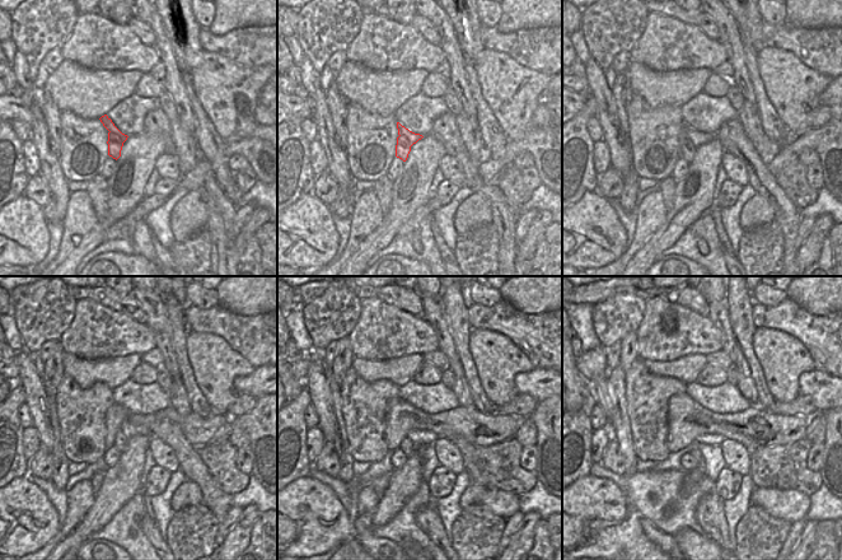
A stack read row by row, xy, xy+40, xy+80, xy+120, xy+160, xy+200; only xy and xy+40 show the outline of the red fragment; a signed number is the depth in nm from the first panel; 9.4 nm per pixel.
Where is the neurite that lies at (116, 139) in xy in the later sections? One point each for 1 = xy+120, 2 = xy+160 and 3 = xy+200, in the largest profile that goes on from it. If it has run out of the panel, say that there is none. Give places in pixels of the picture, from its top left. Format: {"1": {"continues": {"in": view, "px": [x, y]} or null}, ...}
{"1": {"continues": {"in": "xy+120", "px": [127, 430]}}, "2": {"continues": {"in": "xy+160", "px": [415, 437]}}, "3": {"continues": {"in": "xy+200", "px": [703, 438]}}}

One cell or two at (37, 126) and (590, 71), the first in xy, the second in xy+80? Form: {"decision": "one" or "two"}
{"decision": "one"}

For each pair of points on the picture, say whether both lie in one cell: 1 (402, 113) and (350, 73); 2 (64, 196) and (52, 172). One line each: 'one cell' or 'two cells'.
1: two cells
2: one cell

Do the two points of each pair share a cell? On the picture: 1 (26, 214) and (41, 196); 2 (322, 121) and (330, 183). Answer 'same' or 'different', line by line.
1: different
2: different

